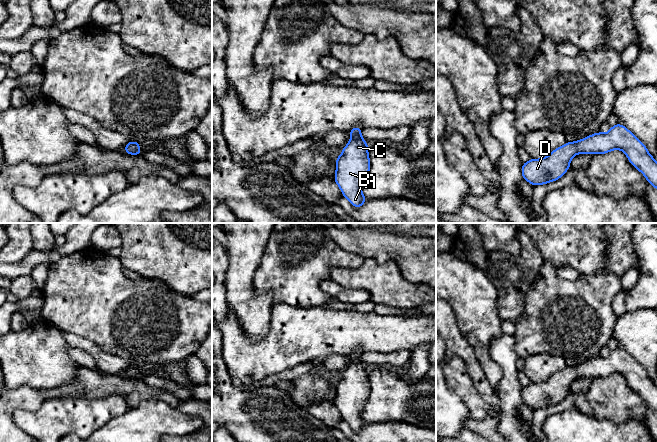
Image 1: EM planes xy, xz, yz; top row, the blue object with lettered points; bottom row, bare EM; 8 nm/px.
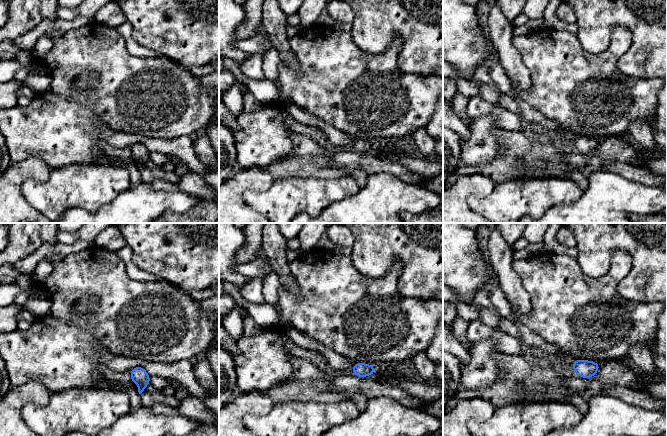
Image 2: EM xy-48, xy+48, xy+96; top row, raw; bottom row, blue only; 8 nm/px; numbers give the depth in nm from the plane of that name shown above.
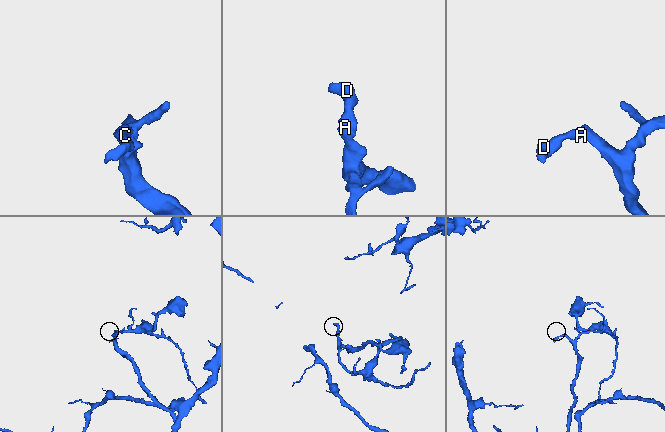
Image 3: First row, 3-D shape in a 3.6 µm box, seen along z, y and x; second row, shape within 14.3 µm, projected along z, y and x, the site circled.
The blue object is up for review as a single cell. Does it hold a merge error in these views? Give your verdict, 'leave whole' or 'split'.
leave whole

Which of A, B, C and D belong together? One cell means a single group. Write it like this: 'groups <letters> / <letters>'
groups A B C D

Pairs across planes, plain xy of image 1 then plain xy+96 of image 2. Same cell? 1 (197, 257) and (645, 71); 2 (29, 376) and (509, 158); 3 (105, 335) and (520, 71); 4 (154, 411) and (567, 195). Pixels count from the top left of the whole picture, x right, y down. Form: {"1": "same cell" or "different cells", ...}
{"1": "same cell", "2": "different cells", "3": "different cells", "4": "different cells"}

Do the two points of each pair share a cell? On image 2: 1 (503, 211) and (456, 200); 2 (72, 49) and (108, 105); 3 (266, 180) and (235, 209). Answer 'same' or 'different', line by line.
1: different
2: same
3: same

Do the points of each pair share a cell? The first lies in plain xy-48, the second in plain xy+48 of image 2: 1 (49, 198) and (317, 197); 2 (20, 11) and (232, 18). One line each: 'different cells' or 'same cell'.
1: same cell
2: different cells

